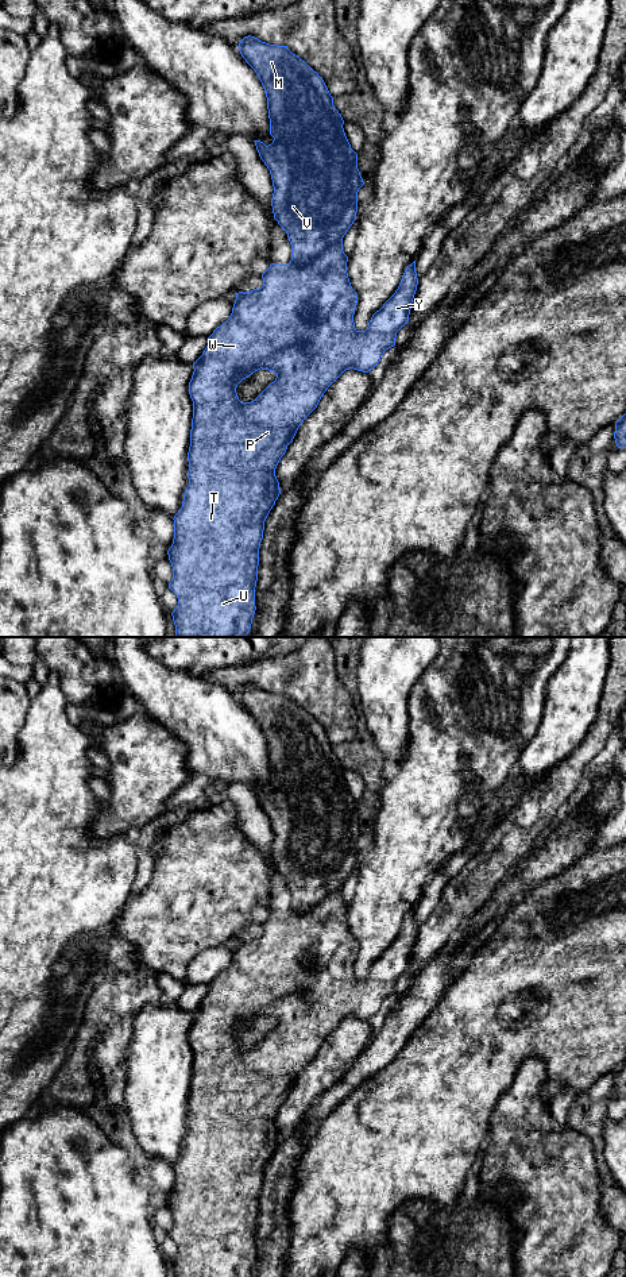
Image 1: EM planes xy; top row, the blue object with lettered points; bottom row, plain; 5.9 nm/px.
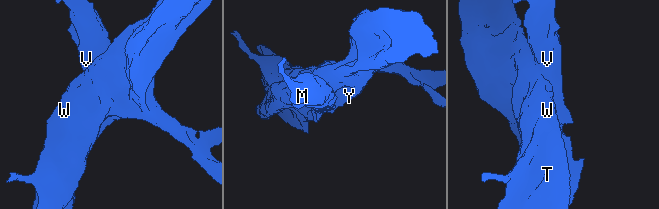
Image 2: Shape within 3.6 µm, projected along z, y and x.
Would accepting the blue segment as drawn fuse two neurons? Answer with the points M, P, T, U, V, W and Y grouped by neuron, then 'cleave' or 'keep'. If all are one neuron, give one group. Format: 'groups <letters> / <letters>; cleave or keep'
groups M P T U V W Y; keep

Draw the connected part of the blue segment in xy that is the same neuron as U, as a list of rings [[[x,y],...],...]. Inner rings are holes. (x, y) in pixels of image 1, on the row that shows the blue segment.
[[[248,35],[237,47],[266,90],[270,135],[274,140],[268,146],[260,140],[254,142],[271,174],[273,213],[287,234],[291,261],[286,265],[271,263],[262,274],[262,288],[235,293],[229,319],[213,331],[202,355],[193,363],[194,371],[189,382],[193,401],[189,486],[182,508],[173,518],[174,539],[167,551],[173,567],[169,589],[178,598],[171,613],[175,637],[247,637],[256,610],[255,587],[264,521],[281,494],[275,468],[326,389],[345,370],[371,371],[385,351],[395,346],[397,332],[409,321],[418,285],[414,261],[406,267],[395,293],[372,315],[367,329],[355,328],[358,294],[348,278],[343,238],[356,220],[358,192],[364,182],[358,169],[358,154],[351,148],[343,128],[344,120],[335,108],[322,77],[287,46],[270,45]],[[260,369],[274,371],[275,381],[254,401],[241,402],[236,393],[237,385]]]

